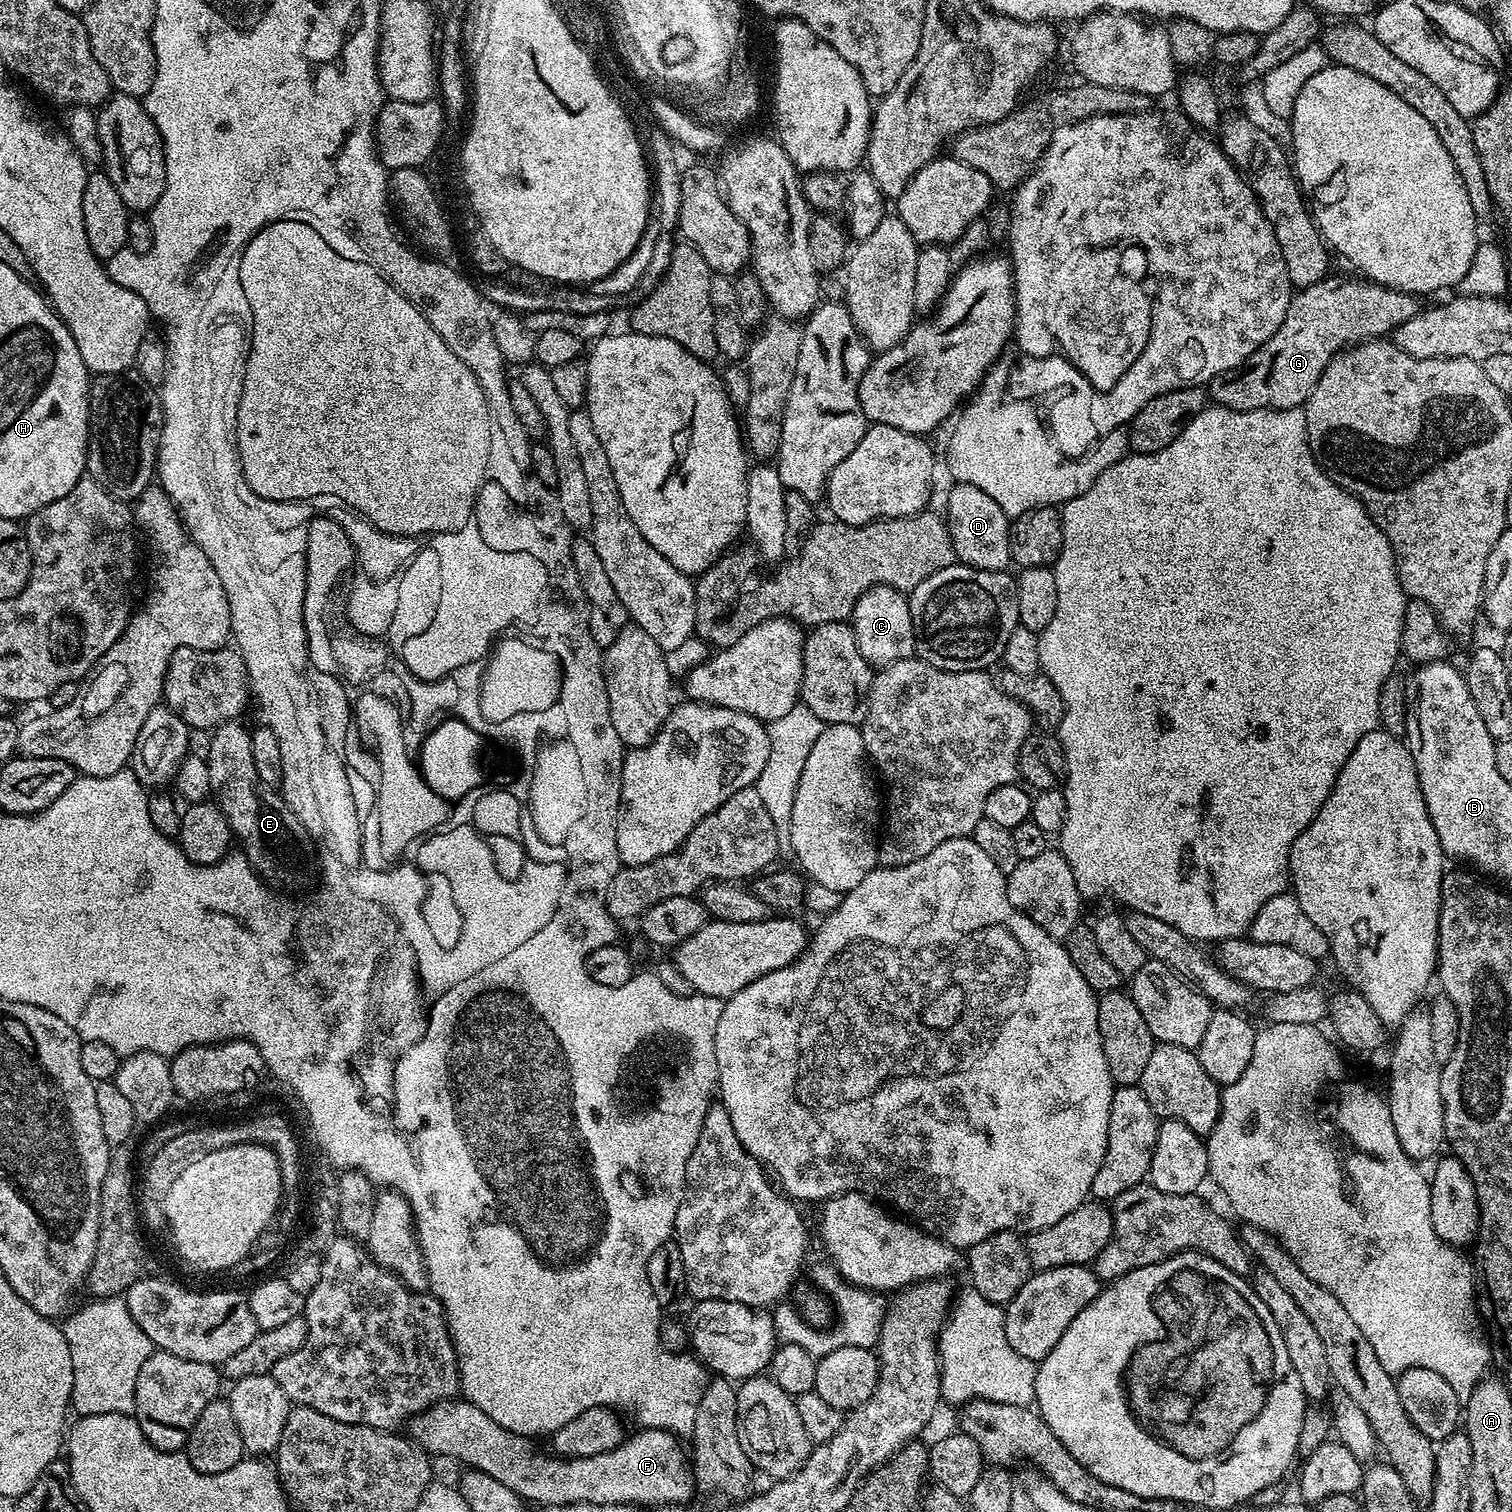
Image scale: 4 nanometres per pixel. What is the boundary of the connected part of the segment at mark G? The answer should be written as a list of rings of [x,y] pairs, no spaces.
[[[1335,274],[1319,280],[1314,286],[1299,289],[1293,295],[1290,306],[1286,306],[1286,318],[1282,318],[1282,326],[1246,358],[1237,368],[1226,370],[1208,381],[1206,391],[1211,403],[1223,406],[1232,412],[1245,412],[1246,410],[1262,410],[1263,408],[1298,408],[1308,399],[1310,390],[1322,378],[1322,370],[1326,370],[1328,363],[1338,353],[1353,344],[1361,344],[1364,340],[1384,338],[1395,333],[1406,318],[1414,318],[1416,312],[1421,311],[1422,304],[1410,292],[1399,292],[1381,284],[1373,284],[1367,278],[1356,280],[1339,280]]]

